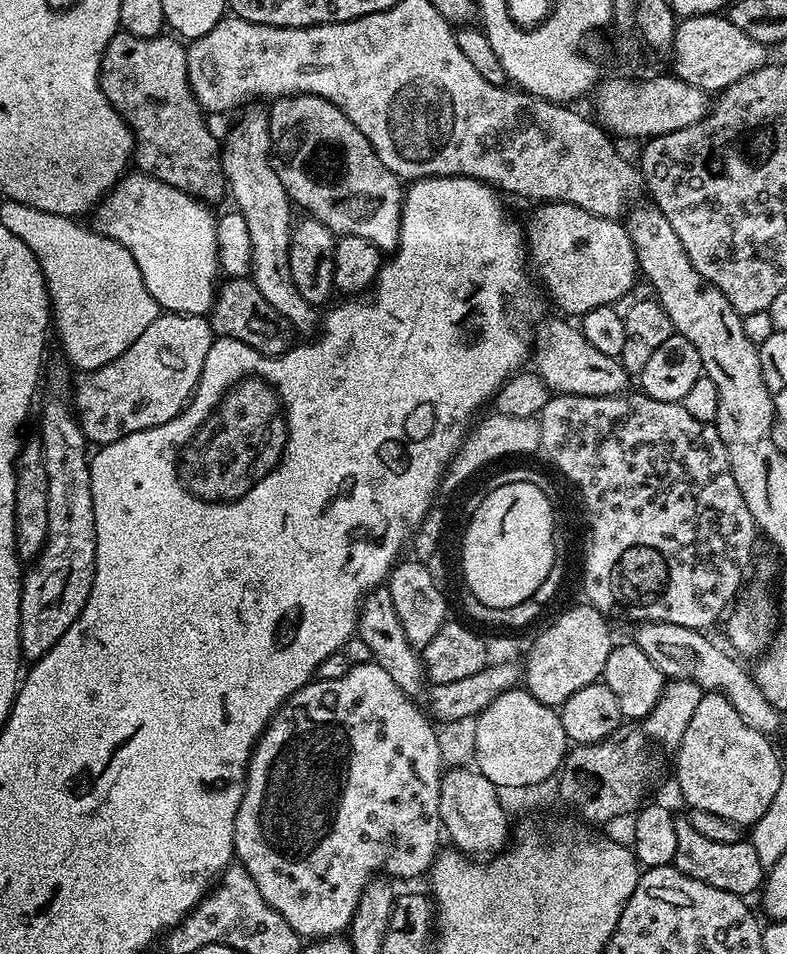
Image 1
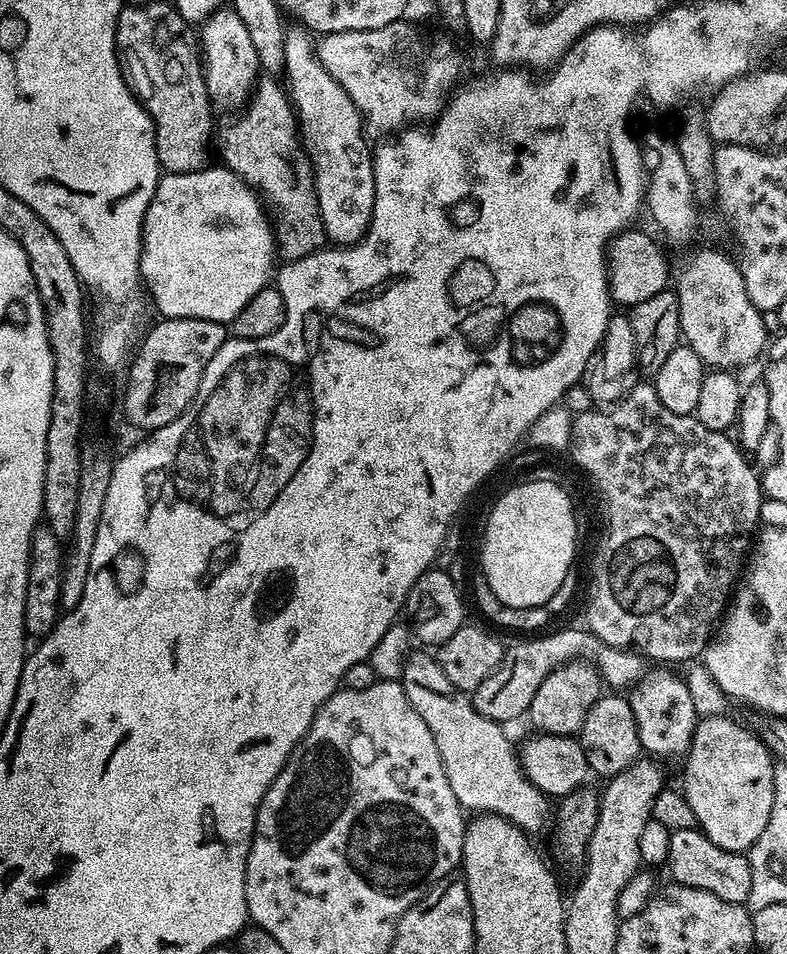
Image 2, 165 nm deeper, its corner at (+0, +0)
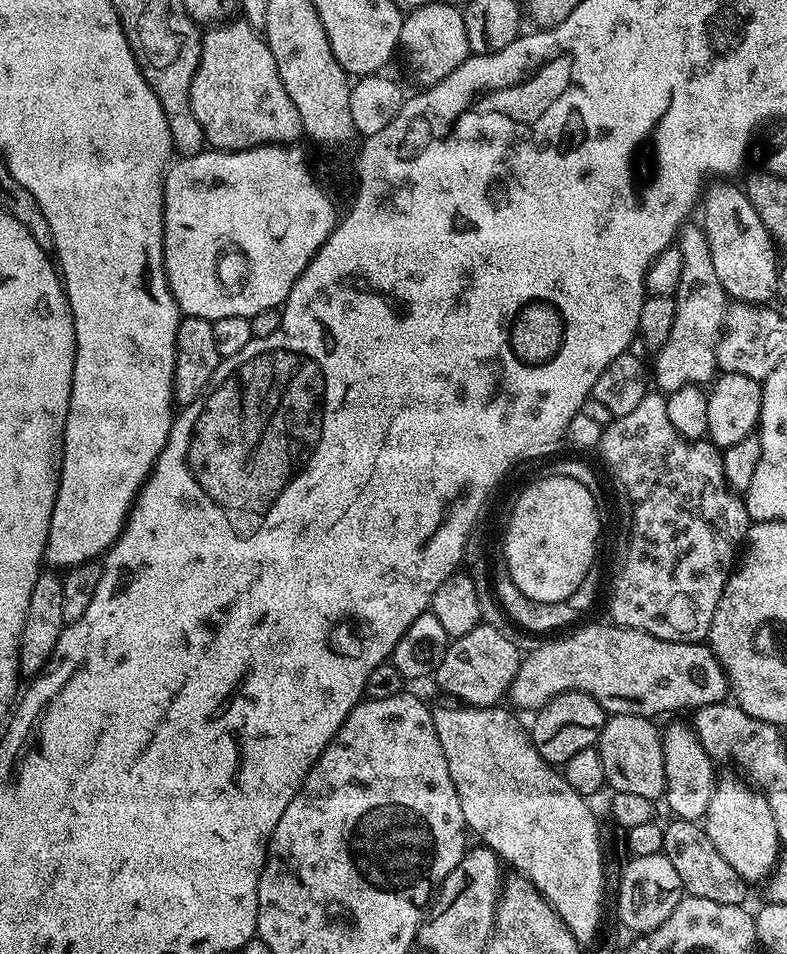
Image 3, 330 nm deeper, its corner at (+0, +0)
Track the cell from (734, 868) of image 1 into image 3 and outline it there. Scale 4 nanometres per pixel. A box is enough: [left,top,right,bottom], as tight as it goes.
[662,818,749,905]

